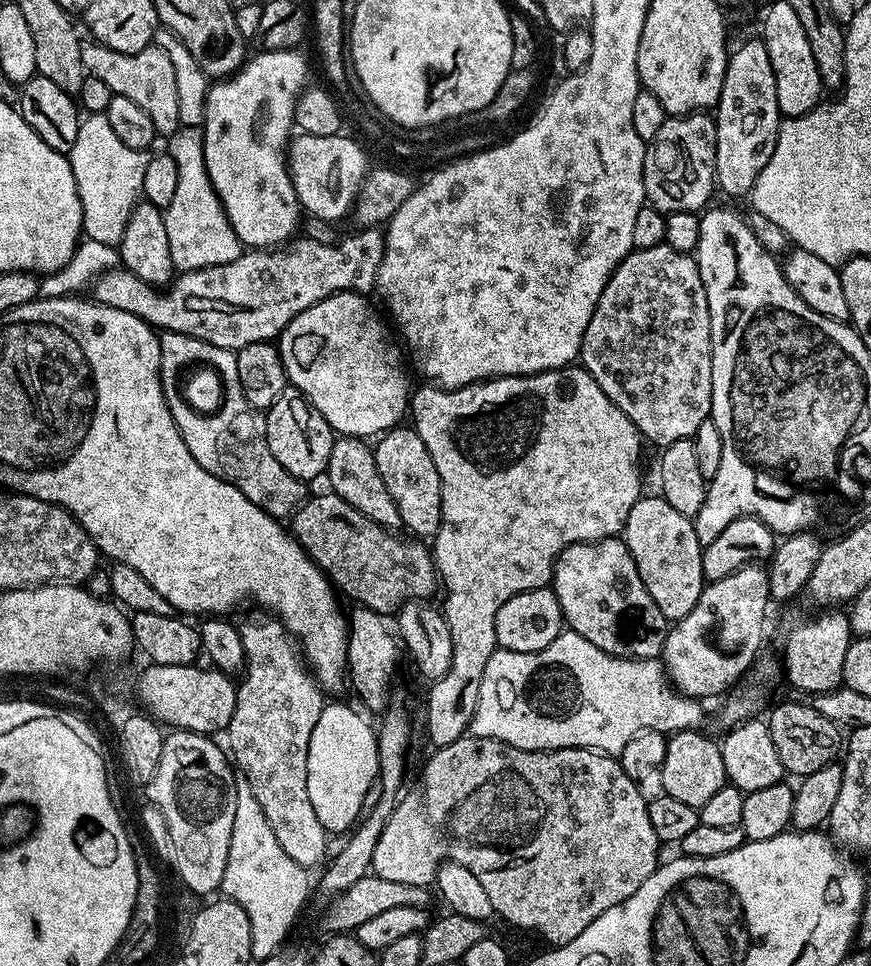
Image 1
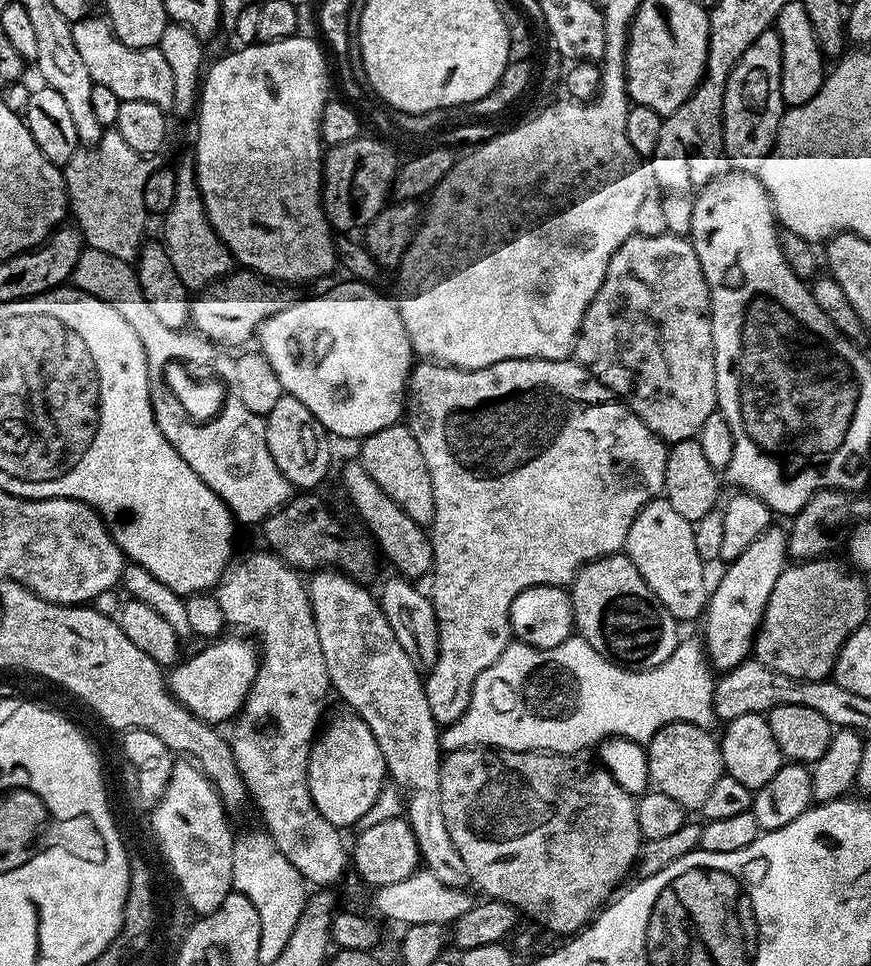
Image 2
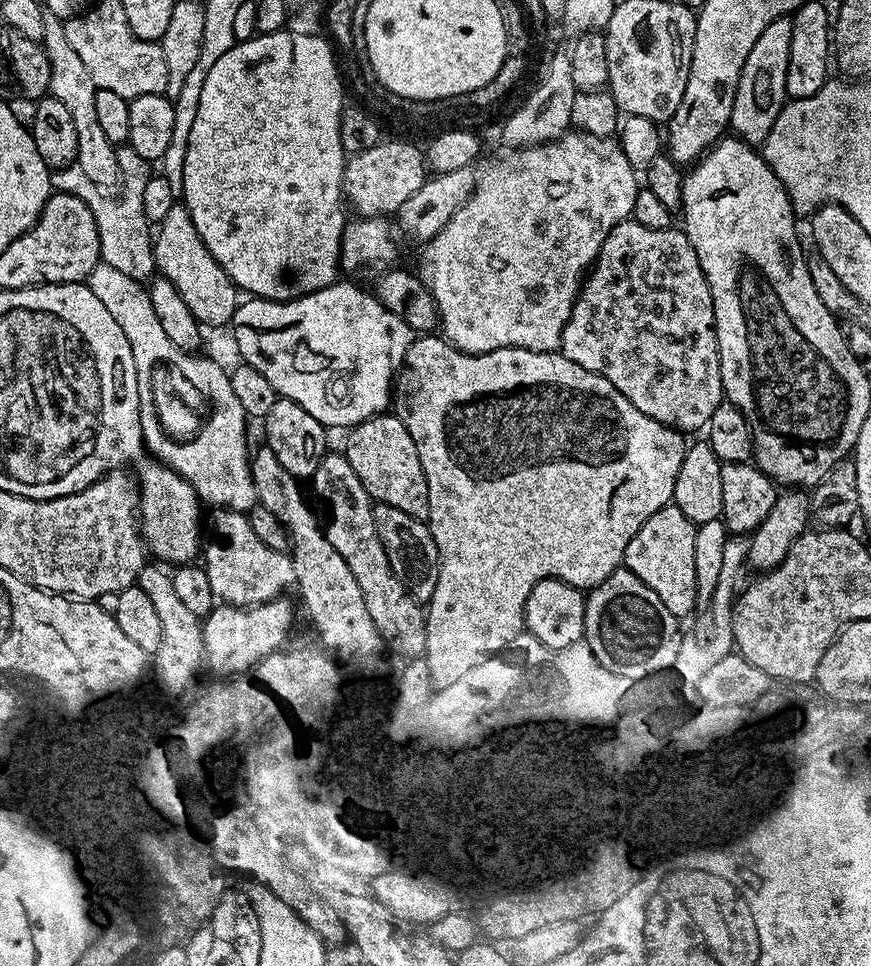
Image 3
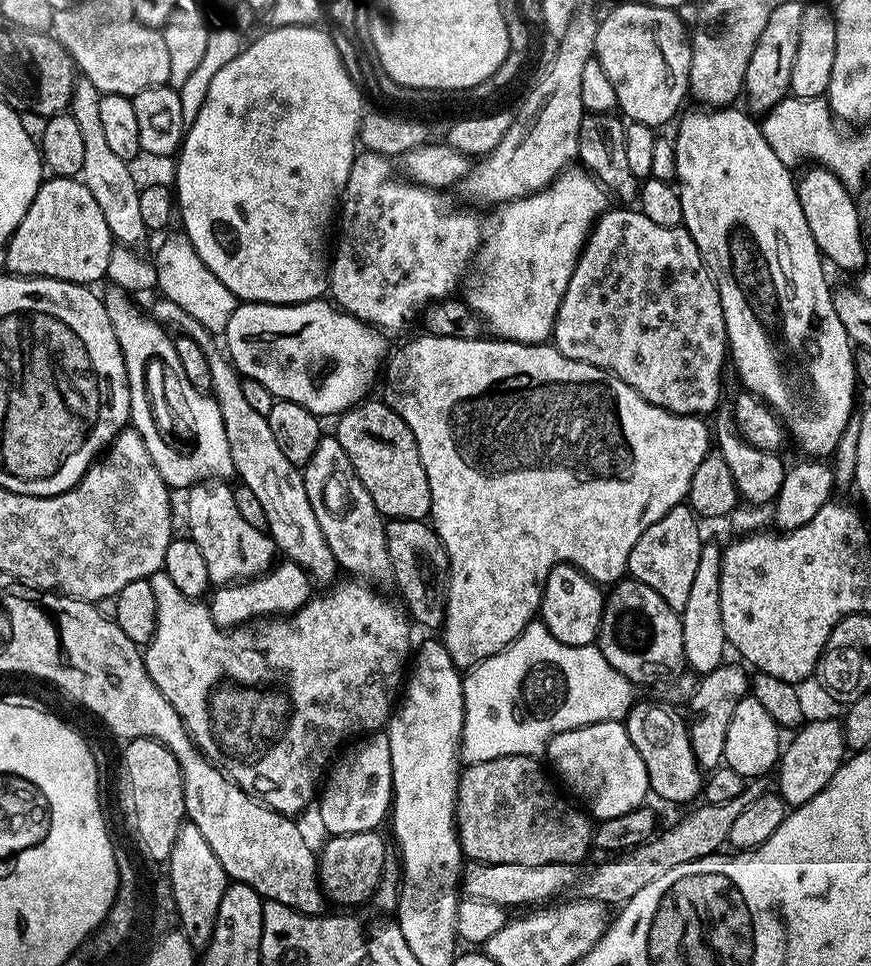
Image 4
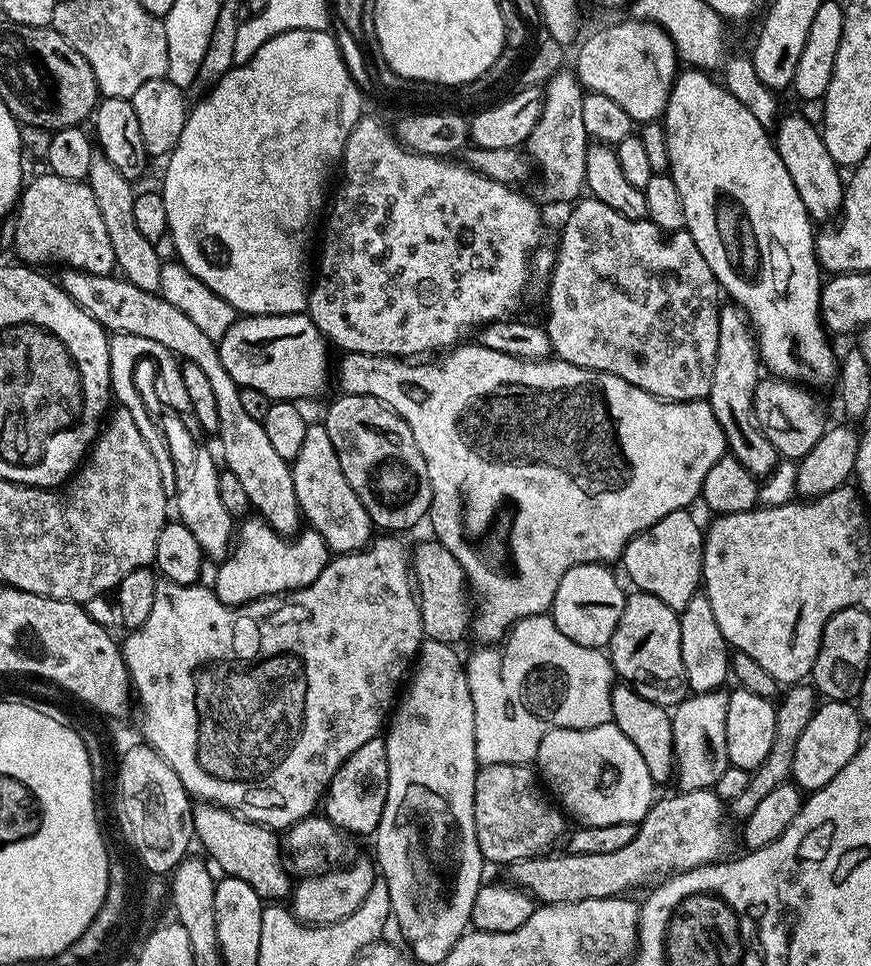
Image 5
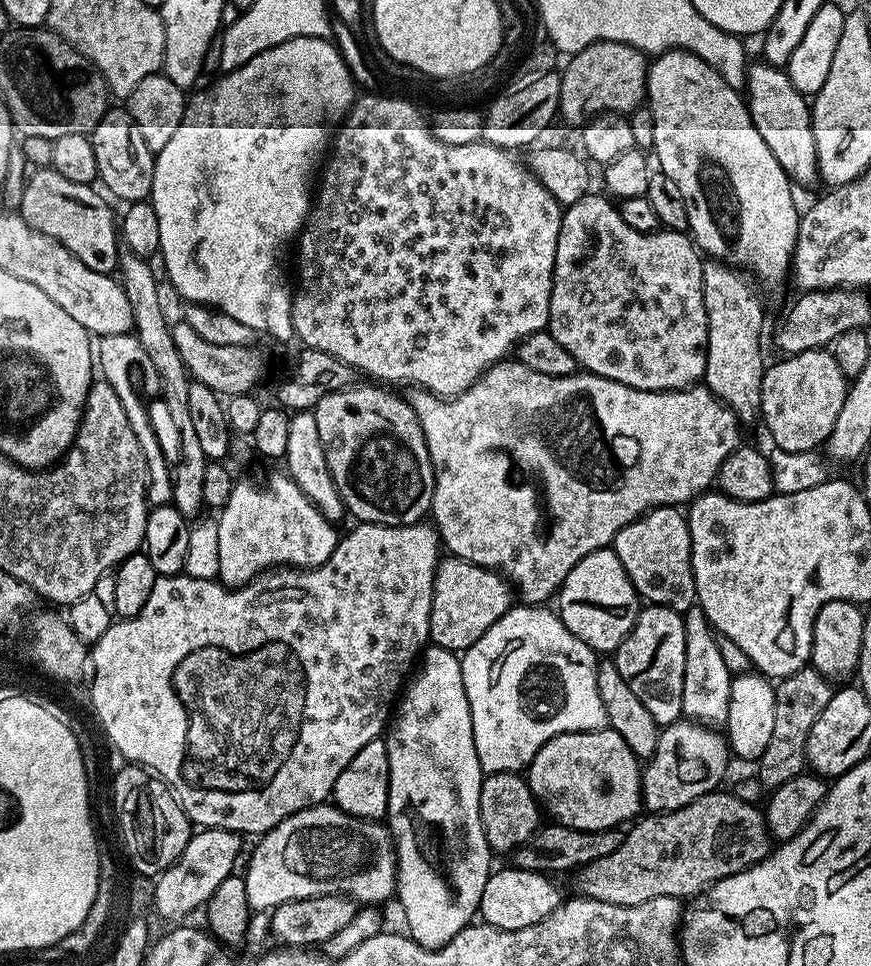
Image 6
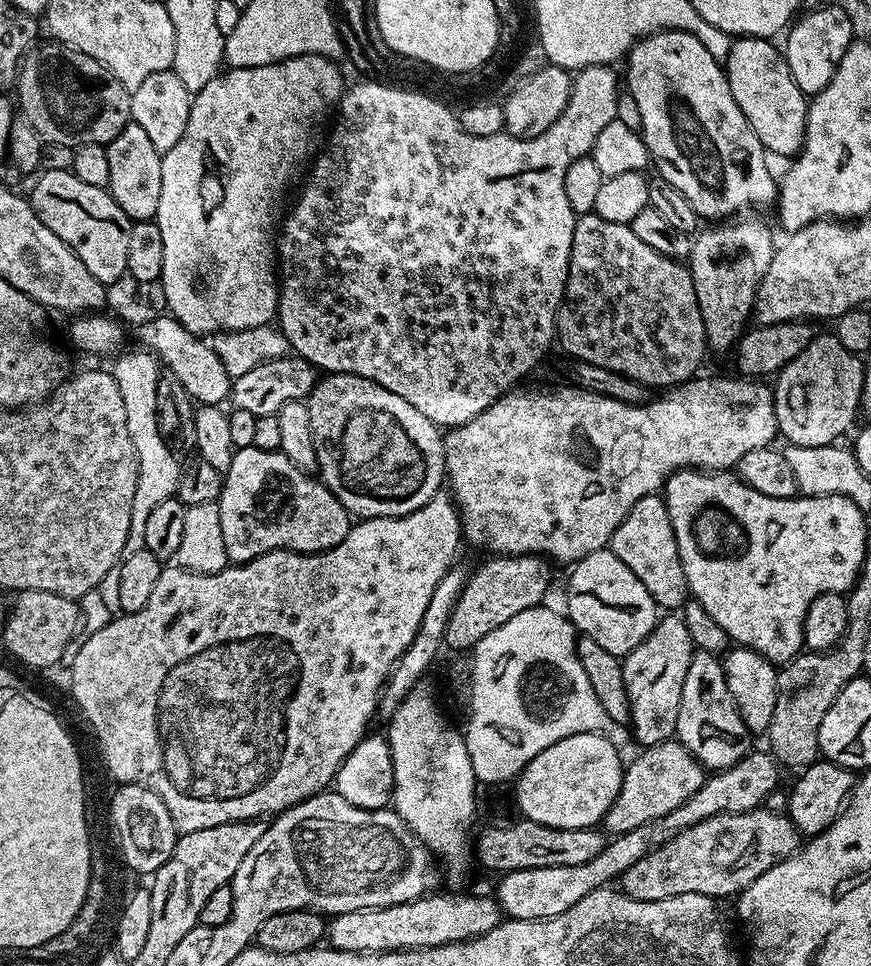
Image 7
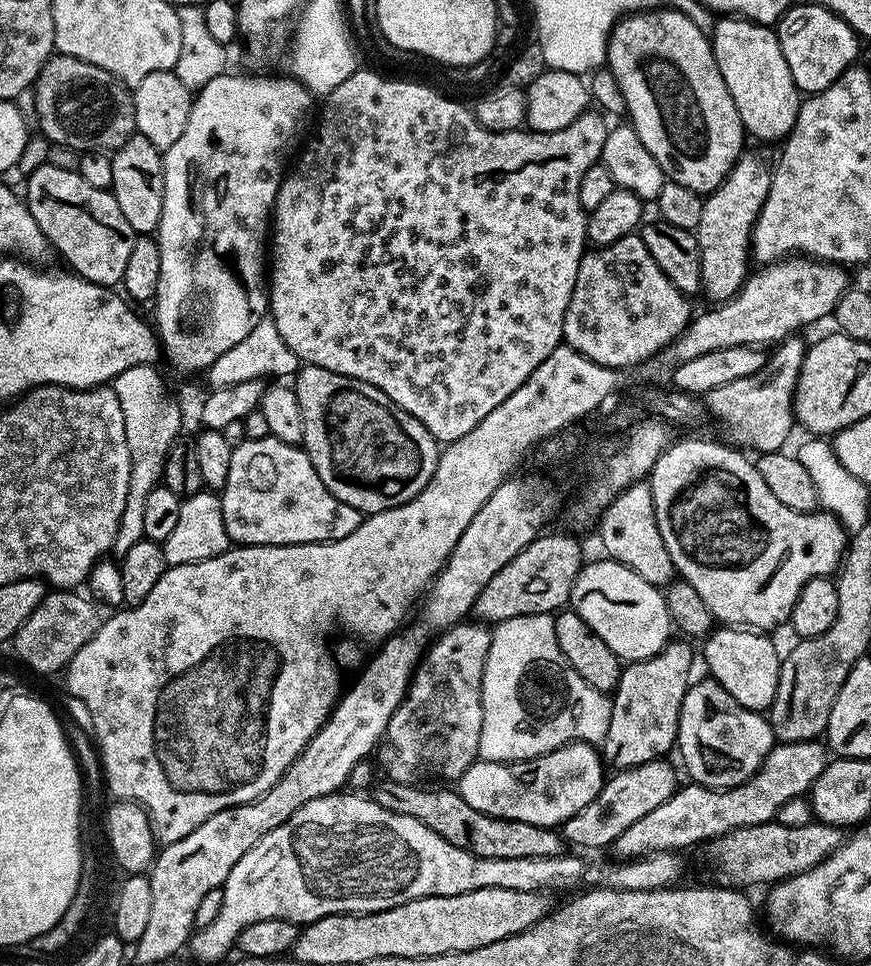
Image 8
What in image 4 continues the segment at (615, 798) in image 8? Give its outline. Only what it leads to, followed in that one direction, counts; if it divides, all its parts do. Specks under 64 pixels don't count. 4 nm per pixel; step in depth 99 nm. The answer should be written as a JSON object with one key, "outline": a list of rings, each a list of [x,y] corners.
{"outline":[[[725,662],[720,667],[703,673],[695,681],[690,693],[692,699],[692,720],[688,724],[688,733],[692,739],[692,746],[696,749],[703,767],[715,769],[724,759],[724,739],[726,730],[730,726],[730,718],[734,714],[734,706],[742,702],[744,696],[750,692],[750,676],[739,668],[739,663]]]}

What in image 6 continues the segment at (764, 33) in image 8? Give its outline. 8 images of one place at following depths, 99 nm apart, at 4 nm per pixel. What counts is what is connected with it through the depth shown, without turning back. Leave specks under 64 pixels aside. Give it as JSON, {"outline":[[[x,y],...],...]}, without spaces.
{"outline":[[[753,63],[748,70],[746,103],[758,134],[762,134],[762,142],[770,146],[770,154],[778,158],[778,166],[782,166],[793,185],[817,183],[820,171],[818,146],[812,129],[812,110],[806,97],[796,89],[794,82],[790,82],[787,71],[772,64]]]}

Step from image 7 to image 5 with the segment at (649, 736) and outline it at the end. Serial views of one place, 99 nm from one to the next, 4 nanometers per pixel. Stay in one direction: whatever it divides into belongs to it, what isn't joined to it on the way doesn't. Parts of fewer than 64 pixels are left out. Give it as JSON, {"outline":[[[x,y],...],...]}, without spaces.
{"outline":[[[633,591],[625,599],[622,618],[618,618],[618,626],[612,635],[612,641],[608,643],[607,655],[612,661],[613,673],[621,681],[635,687],[642,698],[646,698],[655,704],[661,704],[663,708],[671,709],[690,695],[688,679],[686,678],[686,666],[682,666],[682,646],[680,645],[680,618],[673,608],[666,606],[666,602],[658,602],[645,592]]]}

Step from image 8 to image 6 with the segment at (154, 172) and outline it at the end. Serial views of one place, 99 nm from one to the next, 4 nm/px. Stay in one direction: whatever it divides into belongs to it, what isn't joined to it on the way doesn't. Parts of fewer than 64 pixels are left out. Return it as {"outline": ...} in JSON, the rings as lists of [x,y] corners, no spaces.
{"outline":[[[126,110],[108,111],[91,132],[90,139],[94,146],[94,158],[98,161],[98,180],[108,187],[107,195],[117,196],[123,202],[148,200],[154,186],[156,157],[150,146],[146,146],[146,138],[142,138],[142,130],[138,130],[138,122],[134,122],[132,115]]]}

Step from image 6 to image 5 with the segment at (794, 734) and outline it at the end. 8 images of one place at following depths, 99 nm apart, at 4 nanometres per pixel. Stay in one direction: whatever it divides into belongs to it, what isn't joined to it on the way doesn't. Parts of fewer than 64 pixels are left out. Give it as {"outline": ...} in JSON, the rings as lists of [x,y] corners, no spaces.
{"outline":[[[801,682],[785,687],[776,704],[776,725],[774,726],[774,742],[770,745],[770,754],[766,754],[766,762],[758,766],[749,775],[746,790],[730,802],[730,812],[737,816],[737,821],[743,822],[770,794],[770,790],[778,790],[778,786],[789,783],[794,766],[794,749],[798,747],[798,738],[802,738],[802,730],[806,730],[806,722],[815,714],[818,707],[818,693],[811,683]]]}

